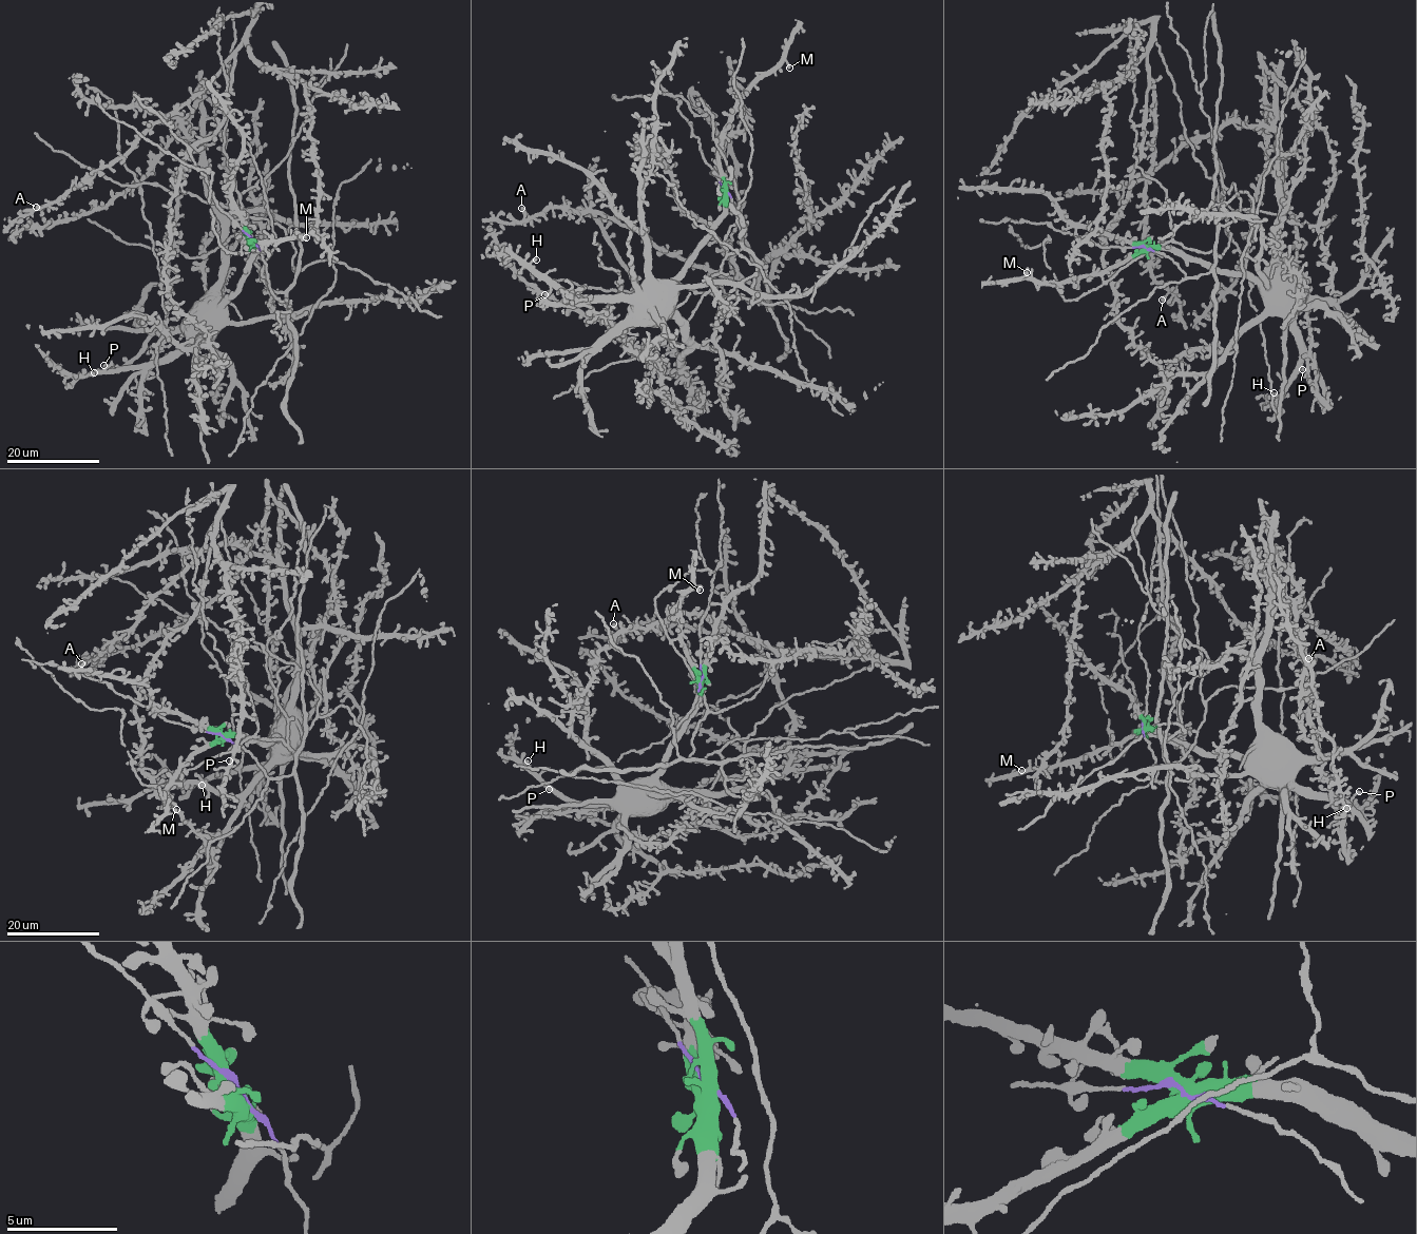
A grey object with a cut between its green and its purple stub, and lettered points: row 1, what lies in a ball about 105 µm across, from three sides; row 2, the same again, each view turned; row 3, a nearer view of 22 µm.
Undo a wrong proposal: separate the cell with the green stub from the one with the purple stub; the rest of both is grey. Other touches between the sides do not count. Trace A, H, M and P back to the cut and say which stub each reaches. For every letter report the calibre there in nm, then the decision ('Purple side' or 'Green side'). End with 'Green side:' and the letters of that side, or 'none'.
A: Thickness 500 nm. Purple side
H: Thickness 400 nm. Green side
M: Thickness 320 nm. Green side
P: Thickness 400 nm. Green side
Green side: H, M, P

